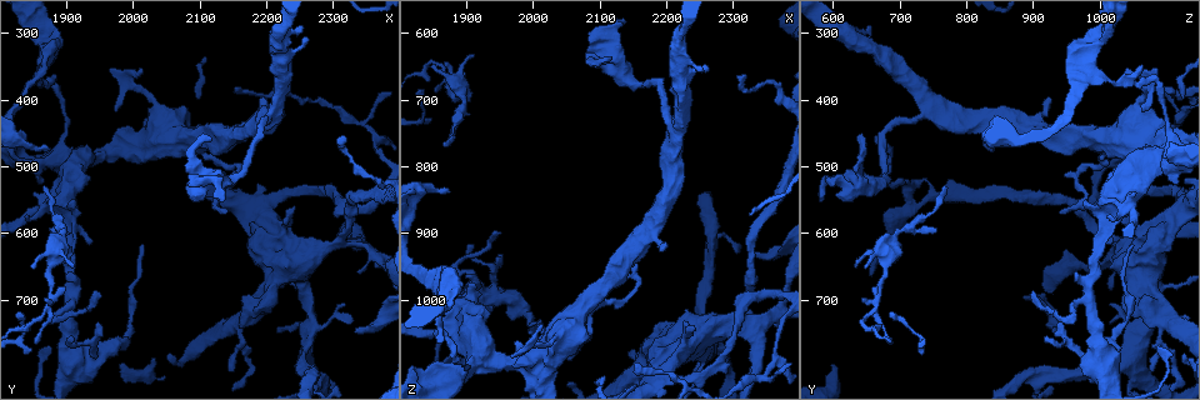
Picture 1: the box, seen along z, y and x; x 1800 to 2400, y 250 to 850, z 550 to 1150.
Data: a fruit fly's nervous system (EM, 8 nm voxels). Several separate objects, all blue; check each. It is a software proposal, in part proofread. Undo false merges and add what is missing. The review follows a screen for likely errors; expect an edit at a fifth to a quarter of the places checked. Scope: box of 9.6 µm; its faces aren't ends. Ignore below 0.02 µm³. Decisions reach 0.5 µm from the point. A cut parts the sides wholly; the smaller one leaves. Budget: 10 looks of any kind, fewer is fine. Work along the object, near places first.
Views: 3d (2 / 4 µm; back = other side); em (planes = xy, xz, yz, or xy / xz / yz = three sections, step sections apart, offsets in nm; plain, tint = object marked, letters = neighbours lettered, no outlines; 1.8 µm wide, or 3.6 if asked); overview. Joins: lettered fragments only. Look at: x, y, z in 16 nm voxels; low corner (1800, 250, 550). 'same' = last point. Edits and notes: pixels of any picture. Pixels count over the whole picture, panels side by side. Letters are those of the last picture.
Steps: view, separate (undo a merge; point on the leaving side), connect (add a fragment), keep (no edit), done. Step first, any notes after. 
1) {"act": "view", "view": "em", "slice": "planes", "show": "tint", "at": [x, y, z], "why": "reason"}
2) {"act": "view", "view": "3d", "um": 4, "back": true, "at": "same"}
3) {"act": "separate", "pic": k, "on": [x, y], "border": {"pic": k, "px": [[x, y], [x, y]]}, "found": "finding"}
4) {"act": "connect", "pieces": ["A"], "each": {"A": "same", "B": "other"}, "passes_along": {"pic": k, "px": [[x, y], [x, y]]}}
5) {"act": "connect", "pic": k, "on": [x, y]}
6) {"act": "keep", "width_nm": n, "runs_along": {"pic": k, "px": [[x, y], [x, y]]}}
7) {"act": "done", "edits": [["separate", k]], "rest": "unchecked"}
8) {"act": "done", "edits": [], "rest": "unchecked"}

{"act": "view", "view": "em", "um": 3.6, "slice": "xy", "step": 16, "show": "letters", "at": [1860, 370, 1010], "why": "sharp bend"}

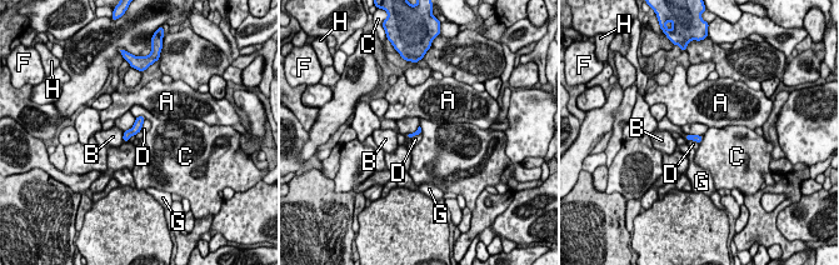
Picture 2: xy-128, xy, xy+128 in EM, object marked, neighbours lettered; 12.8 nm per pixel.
{"act": "keep", "width_nm": 90, "each": {"A": "other", "B": "other", "C": "other", "D": "other", "F": "other", "G": "other", "H": "other"}, "border": {"pic": 2, "px": [[145, 119], [140, 129]]}, "found": "all the same cell"}

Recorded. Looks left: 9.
{"act": "view", "view": "em", "um": 3.6, "slice": "yz", "step": 8, "show": "tint", "at": [2215, 670, 1065], "why": "sharp bend"}

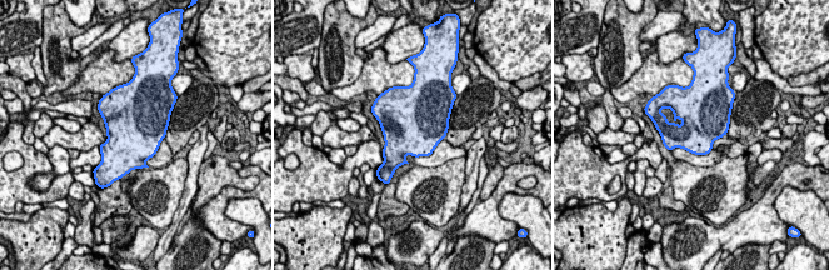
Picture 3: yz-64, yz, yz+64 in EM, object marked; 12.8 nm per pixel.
{"act": "view", "view": "em", "um": 3.6, "slice": "planes", "show": "letters", "at": "same", "why": "another direction"}

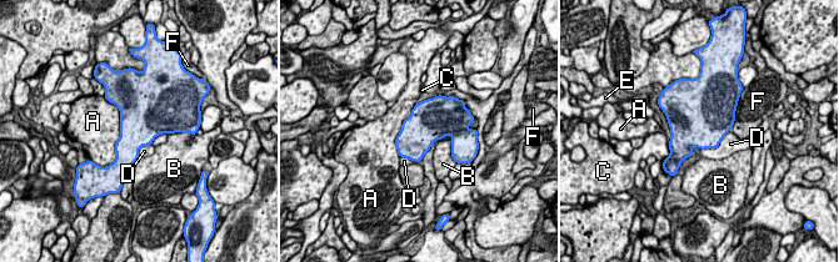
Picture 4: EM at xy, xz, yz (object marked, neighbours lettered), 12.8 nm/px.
{"act": "keep", "each": {"A": "other", "B": "other", "C": "other", "D": "other", "E": "other", "F": "other"}, "border": {"pic": 4, "px": [[730, 130], [715, 147], [690, 151]]}, "found": "one cell here"}

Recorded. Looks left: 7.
{"act": "view", "view": "em", "slice": "planes", "show": "letters", "at": [2255, 785, 1045], "why": "looks like a crossing"}

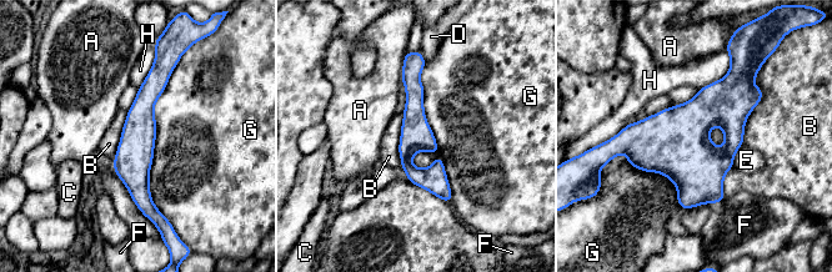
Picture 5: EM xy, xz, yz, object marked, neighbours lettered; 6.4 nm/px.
{"act": "keep", "width_nm": 200, "each": {"A": "other", "B": "other", "C": "other", "D": "other", "E": "other", "F": "other", "G": "other", "H": "other"}, "runs_along": {"pic": 5, "px": [[155, 66], [139, 130], [150, 212]]}, "found": "all the same cell"}

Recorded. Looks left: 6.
{"act": "view", "view": "3d", "um": 2, "at": [2320, 580, 990], "why": "looks like a crossing"}

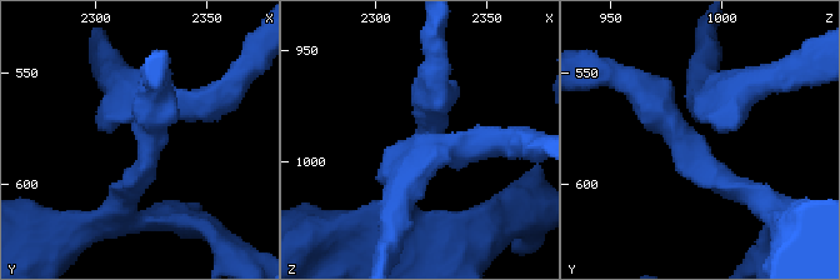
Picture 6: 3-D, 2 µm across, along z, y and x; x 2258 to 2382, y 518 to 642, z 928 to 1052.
{"act": "view", "view": "em", "slice": "planes", "show": "plain", "at": [2324, 581, 986], "arms": 4}

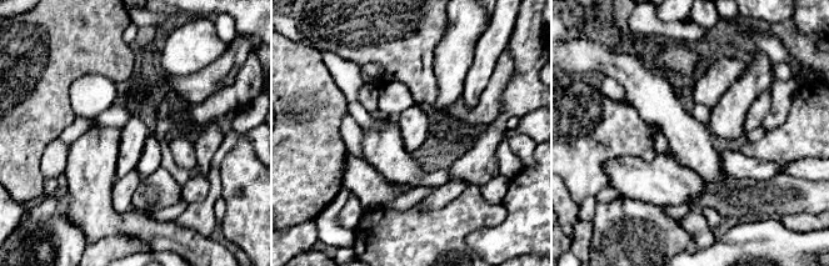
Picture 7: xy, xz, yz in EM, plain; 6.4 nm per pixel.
{"act": "view", "view": "em", "slice": "planes", "show": "letters", "at": "same"}

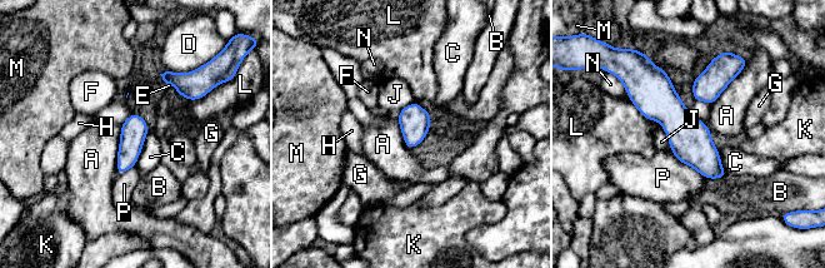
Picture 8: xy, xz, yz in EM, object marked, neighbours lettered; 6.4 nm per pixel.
{"act": "keep", "width_nm": 170, "each": {"A": "other", "B": "other", "C": "other", "D": "other", "E": "other", "F": "other", "G": "other", "H": "other", "J": "other", "K": "other", "L": "other", "M": "other", "N": "other", "P": "other"}, "runs_along": {"pic": 8, "px": [[644, 73], [653, 94], [720, 174]]}, "found": "all the same cell"}

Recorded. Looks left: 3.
{"act": "done", "edits": [], "rest": "unchecked"}

